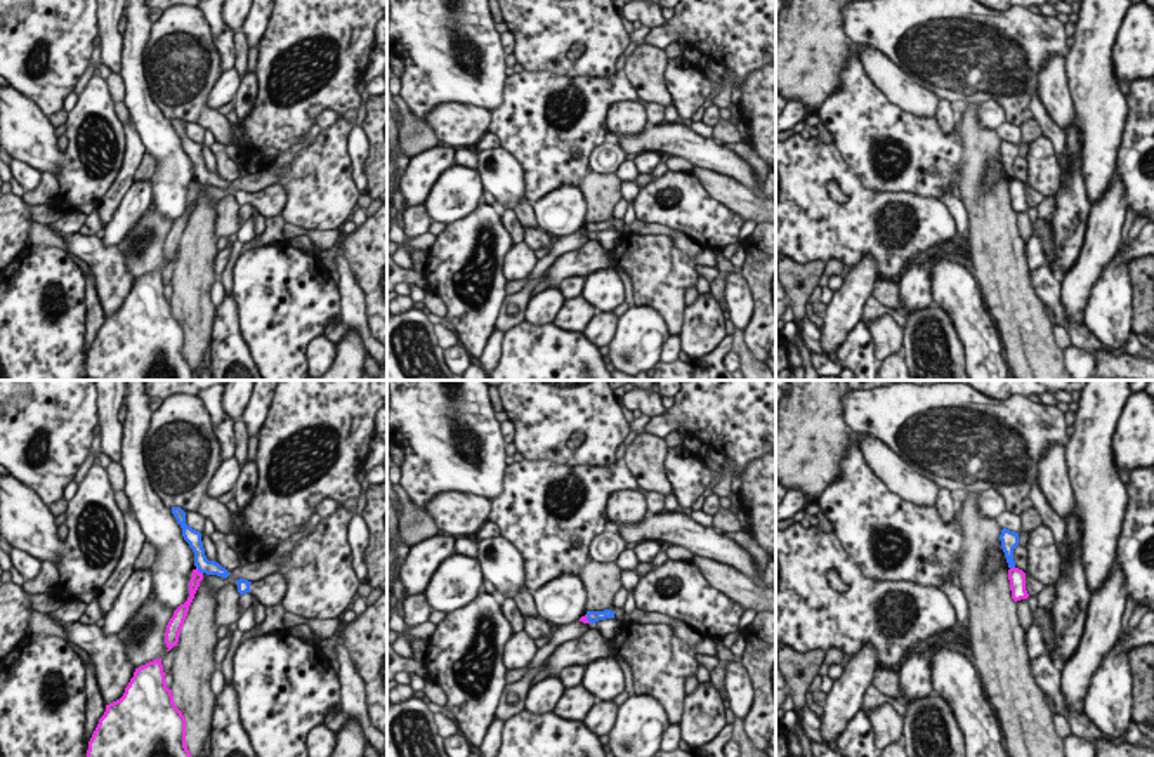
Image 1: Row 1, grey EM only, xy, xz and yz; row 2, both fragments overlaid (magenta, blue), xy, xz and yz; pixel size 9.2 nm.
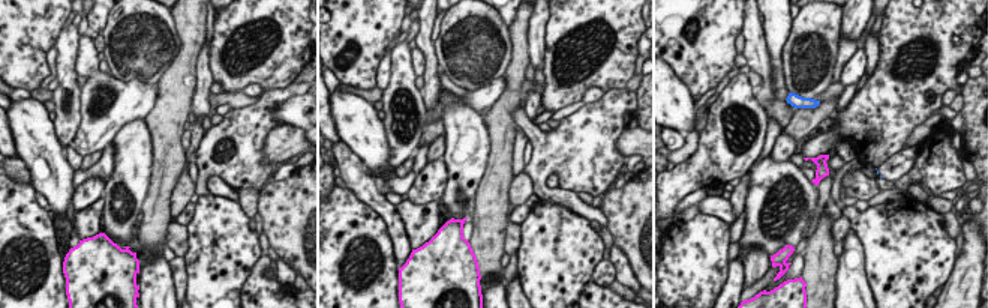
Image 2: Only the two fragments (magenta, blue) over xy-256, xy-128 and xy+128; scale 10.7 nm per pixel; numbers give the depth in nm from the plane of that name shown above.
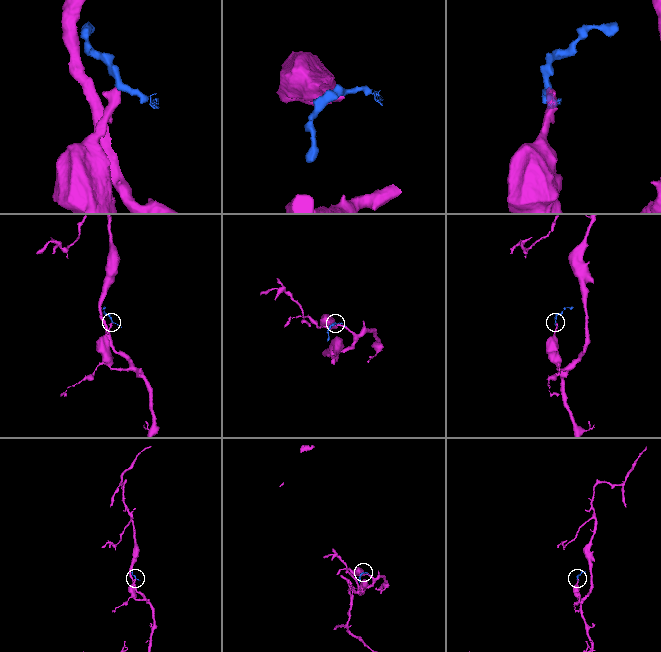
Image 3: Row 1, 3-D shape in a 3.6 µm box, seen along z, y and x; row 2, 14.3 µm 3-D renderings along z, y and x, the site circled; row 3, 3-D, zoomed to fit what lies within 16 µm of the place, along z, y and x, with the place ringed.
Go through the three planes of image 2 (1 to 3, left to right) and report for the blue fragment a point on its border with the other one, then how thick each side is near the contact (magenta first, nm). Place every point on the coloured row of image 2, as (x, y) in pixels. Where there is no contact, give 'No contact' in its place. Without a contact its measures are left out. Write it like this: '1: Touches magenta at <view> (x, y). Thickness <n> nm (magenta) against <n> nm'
1: No contact
2: No contact
3: No contact

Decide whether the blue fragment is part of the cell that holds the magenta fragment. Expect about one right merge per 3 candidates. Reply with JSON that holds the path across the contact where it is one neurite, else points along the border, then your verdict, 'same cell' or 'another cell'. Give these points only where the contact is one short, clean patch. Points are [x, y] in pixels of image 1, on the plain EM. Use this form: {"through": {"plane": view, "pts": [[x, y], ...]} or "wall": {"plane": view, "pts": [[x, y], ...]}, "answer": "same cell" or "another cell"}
{"wall": {"plane": "xy", "pts": [[196, 177], [202, 184]]}, "answer": "another cell"}

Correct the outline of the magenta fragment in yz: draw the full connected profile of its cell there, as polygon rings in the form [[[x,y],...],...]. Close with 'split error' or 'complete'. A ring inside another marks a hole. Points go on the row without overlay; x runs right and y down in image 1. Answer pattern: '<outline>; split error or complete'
[[[1010,179],[1008,191],[1010,191],[1012,210],[1015,214],[1029,208],[1029,205],[1026,201],[1026,184],[1022,181]]]; complete

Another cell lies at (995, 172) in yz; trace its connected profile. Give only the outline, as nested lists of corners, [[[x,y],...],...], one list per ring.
[[[989,155],[989,160],[986,163],[986,170],[980,181],[980,191],[982,194],[989,194],[996,189],[1000,182],[1008,182],[1008,174],[1005,168],[1005,163],[1000,156]]]

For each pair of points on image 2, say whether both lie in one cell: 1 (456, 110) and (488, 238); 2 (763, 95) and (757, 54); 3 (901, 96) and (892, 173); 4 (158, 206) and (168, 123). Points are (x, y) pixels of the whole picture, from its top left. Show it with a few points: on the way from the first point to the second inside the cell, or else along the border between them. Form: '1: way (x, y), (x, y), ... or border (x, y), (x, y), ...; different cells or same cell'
1: border (489, 158), (471, 217); different cells
2: way (768, 84), (763, 65); same cell
3: border (903, 147), (877, 169); different cells
4: way (162, 185), (168, 169), (168, 144); same cell

